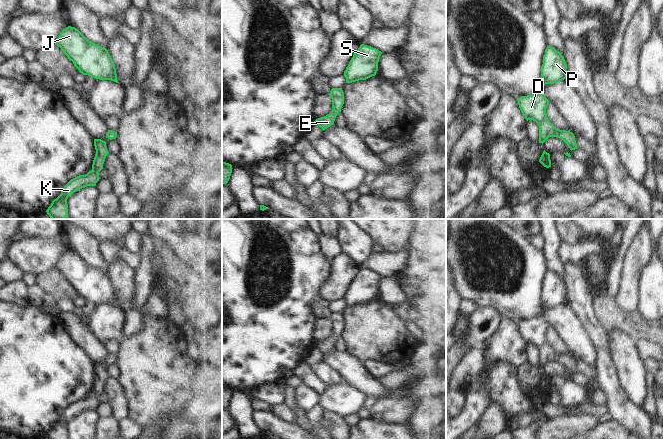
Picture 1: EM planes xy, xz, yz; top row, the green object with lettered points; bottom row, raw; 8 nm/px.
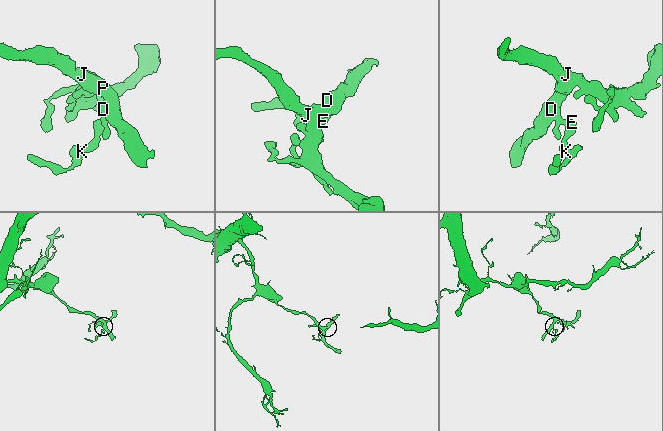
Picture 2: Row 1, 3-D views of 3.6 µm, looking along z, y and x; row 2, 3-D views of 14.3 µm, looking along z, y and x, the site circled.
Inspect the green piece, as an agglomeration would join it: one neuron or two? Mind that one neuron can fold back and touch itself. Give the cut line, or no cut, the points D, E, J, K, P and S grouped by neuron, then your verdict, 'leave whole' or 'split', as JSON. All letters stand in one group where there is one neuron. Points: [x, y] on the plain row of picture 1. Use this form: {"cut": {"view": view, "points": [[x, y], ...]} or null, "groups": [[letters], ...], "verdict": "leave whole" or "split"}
{"cut": null, "groups": [["D", "E", "J", "K", "P", "S"]], "verdict": "leave whole"}

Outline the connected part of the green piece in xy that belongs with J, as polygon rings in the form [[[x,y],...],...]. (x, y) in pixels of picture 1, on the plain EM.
[[[68,250],[62,254],[57,262],[55,269],[61,272],[63,277],[73,286],[74,290],[83,299],[91,299],[95,303],[111,304],[119,307],[117,304],[115,288],[108,274],[100,269],[89,265],[78,253]]]

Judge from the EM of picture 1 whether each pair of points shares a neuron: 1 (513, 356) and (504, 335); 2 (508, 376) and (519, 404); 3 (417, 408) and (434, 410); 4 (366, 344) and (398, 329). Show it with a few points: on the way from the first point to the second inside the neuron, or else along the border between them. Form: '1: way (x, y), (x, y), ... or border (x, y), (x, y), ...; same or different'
1: way (513, 351), (506, 344), (506, 340); same
2: way (508, 383), (508, 393), (512, 397); same
3: way (421, 410), (430, 410); same
4: way (374, 336), (377, 333), (390, 332); same

